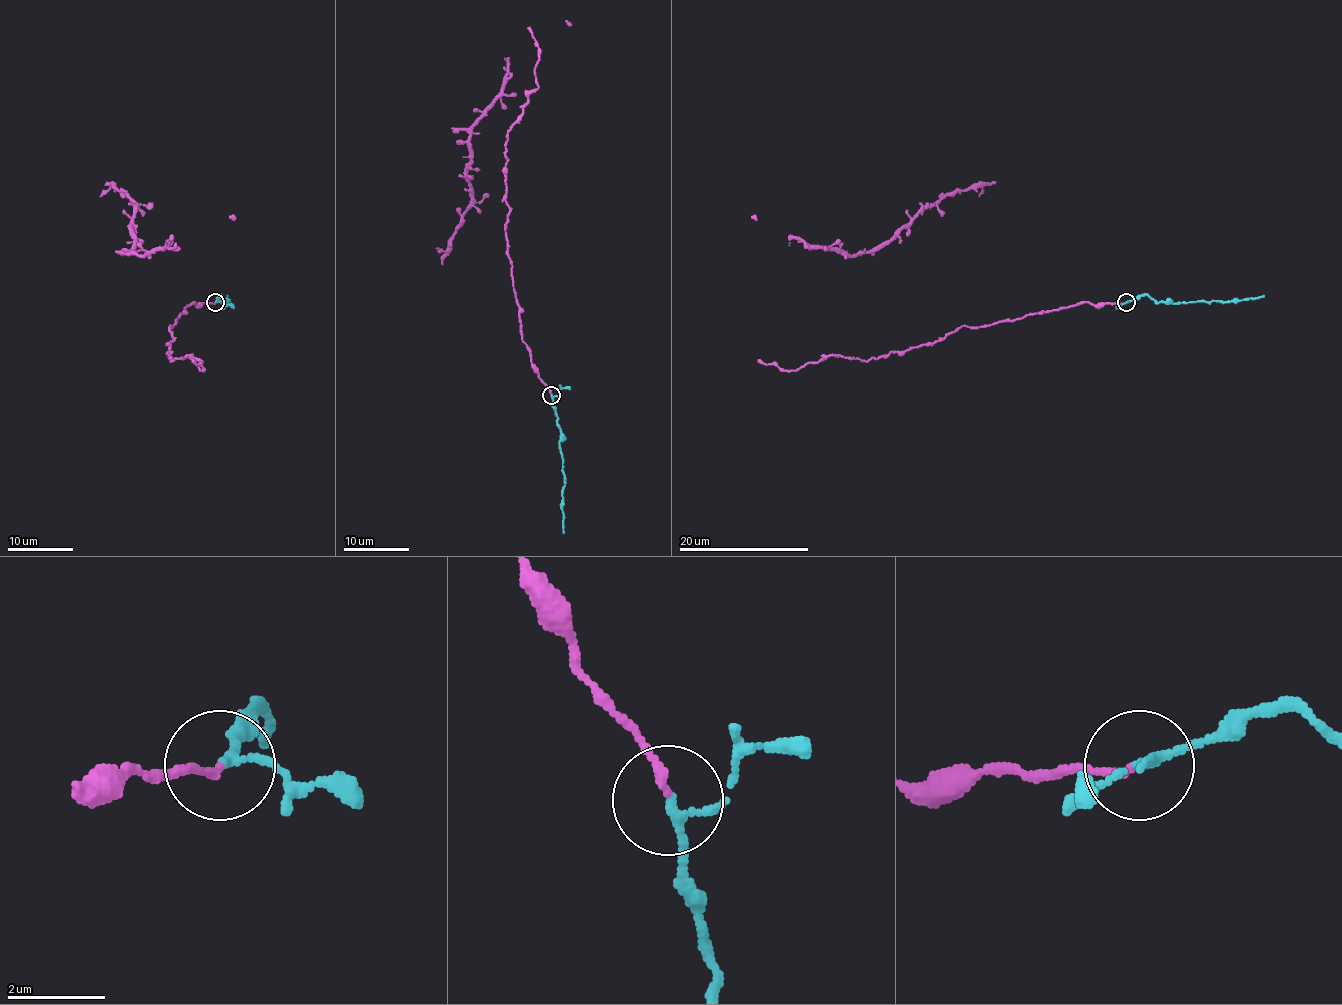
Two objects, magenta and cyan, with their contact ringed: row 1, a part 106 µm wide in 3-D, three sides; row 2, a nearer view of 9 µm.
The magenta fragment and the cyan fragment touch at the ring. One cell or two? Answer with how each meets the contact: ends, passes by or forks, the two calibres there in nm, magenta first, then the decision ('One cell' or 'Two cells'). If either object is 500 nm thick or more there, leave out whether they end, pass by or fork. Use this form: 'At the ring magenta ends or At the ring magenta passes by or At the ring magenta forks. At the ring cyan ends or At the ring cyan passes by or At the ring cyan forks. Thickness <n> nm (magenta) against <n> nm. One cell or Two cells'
At the ring magenta ends. At the ring cyan passes by. Thickness 170 nm (magenta) against 150 nm. One cell

